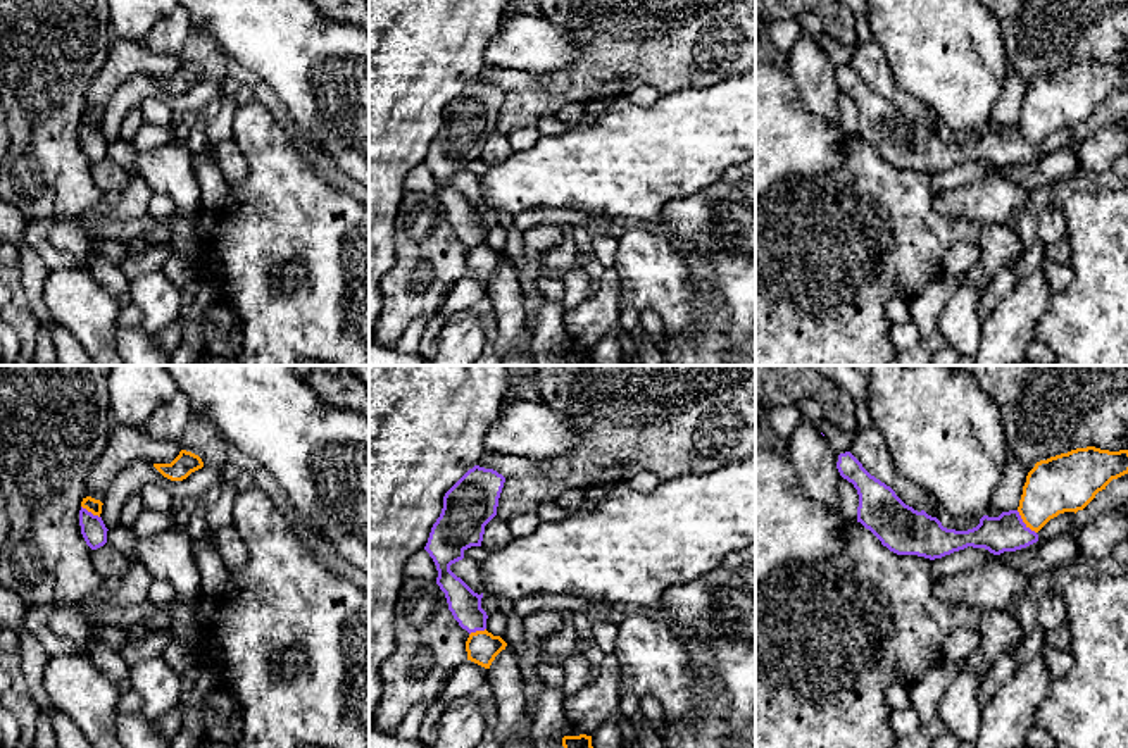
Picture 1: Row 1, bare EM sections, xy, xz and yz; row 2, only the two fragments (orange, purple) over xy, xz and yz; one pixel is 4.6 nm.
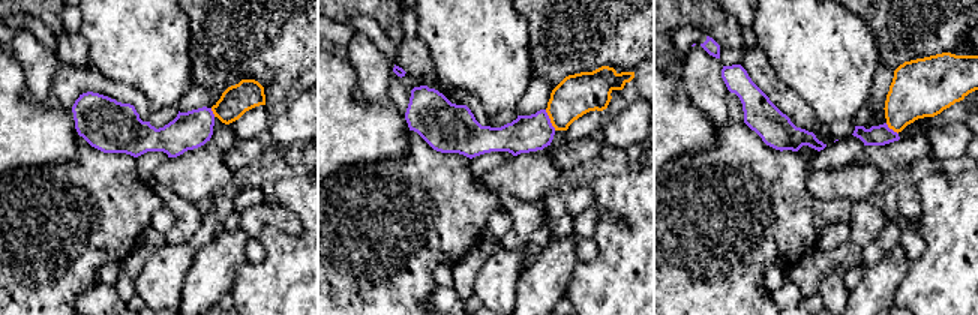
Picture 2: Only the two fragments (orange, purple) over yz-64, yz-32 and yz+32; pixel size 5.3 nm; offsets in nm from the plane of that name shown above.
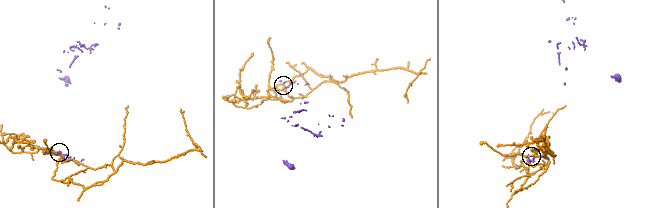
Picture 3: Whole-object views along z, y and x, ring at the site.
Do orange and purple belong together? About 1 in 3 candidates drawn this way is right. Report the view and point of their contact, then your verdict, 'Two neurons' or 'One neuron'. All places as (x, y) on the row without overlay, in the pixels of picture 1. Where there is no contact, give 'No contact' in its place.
Touches orange at yz (1025, 137). Two neurons

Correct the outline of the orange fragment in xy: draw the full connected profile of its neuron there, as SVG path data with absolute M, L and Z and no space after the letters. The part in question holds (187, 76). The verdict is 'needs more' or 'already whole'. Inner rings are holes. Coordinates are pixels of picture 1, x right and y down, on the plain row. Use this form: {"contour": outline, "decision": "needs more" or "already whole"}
{"contour": "M181 64L171 78L154 78L154 81L171 95L183 95L191 86L202 83L204 76L198 69Z", "decision": "already whole"}

